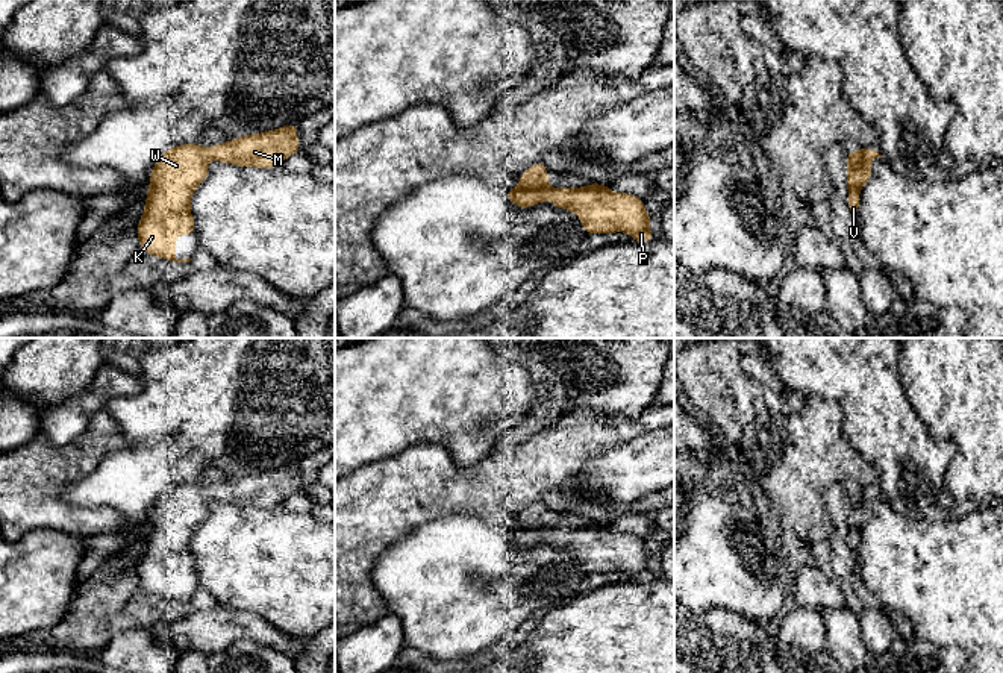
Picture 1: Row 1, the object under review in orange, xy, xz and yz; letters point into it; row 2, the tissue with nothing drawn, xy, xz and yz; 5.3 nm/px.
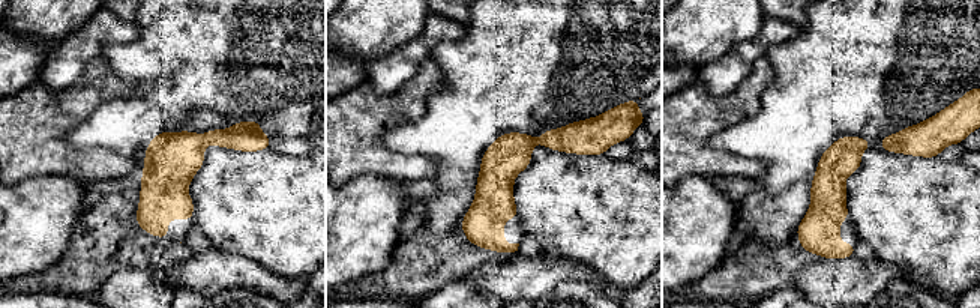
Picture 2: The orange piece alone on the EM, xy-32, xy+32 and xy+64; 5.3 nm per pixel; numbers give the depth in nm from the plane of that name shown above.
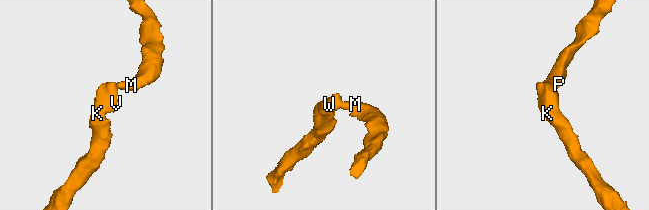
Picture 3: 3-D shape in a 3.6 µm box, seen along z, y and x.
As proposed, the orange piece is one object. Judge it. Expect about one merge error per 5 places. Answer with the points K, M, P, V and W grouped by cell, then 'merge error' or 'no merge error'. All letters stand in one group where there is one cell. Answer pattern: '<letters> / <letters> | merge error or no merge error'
K M P V W | no merge error

